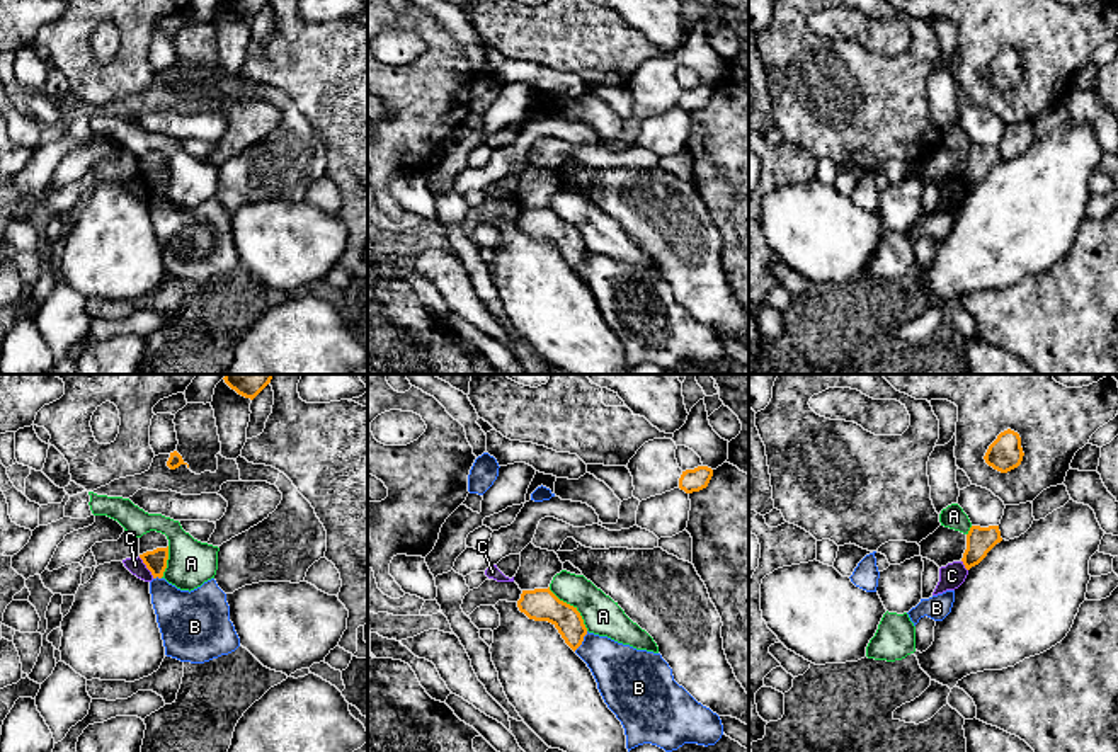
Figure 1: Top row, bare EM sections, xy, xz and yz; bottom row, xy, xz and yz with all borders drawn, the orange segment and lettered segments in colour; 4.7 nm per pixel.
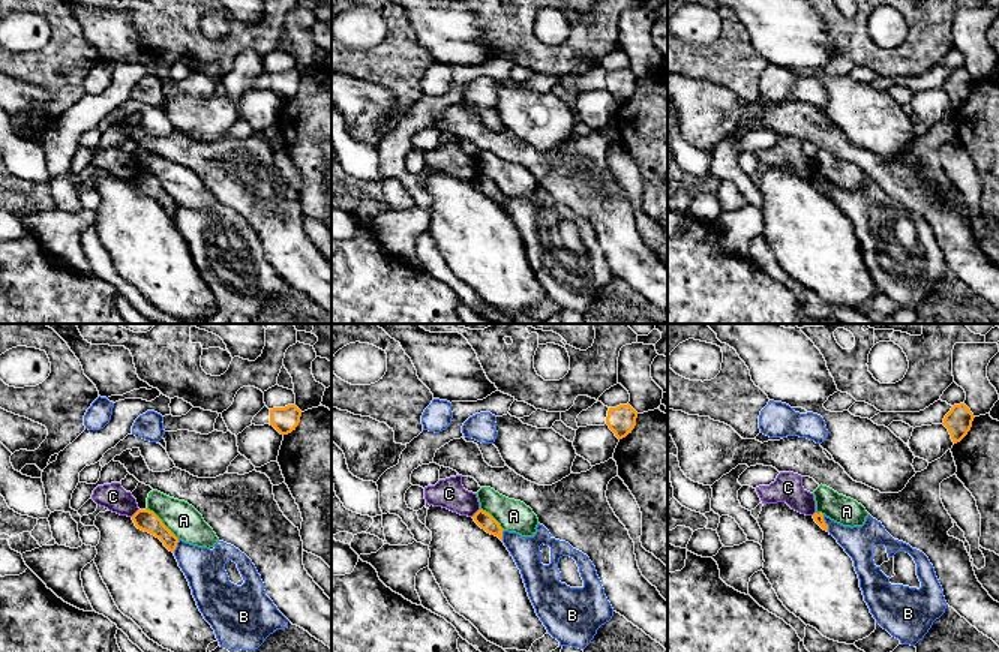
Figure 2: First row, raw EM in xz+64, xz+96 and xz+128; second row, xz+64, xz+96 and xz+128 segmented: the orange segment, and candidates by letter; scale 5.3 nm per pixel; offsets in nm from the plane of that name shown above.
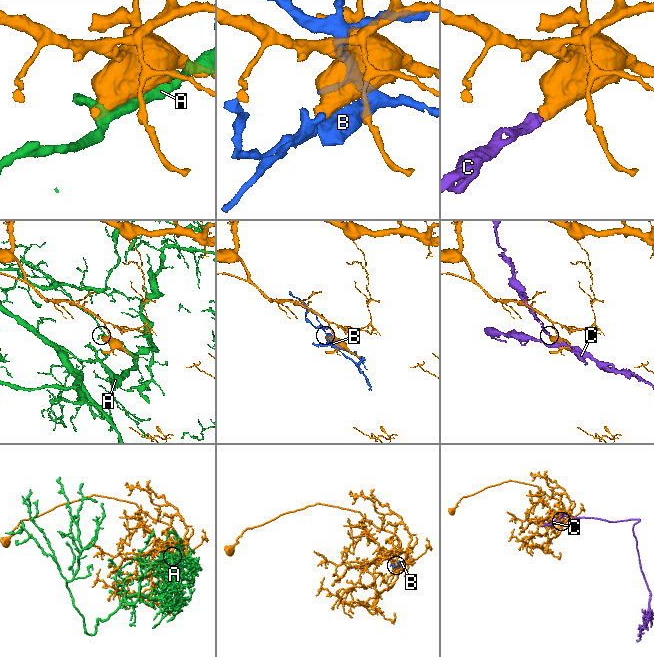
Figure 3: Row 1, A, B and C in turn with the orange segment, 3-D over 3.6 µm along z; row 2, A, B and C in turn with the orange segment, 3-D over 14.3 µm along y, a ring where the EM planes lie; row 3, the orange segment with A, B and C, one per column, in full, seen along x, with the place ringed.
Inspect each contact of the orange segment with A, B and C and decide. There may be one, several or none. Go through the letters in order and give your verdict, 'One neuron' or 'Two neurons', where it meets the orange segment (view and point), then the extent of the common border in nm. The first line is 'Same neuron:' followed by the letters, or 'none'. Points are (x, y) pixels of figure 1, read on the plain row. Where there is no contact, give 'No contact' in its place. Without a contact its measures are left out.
Same neuron: none
A: Two neurons. Touches orange at xz (572, 225). Shared border 280 nm
B: Two neurons. Touches orange at xz (582, 259). Shared border 120 nm
C: Two neurons. Touches orange at xy (147, 186). Shared border 130 nm

